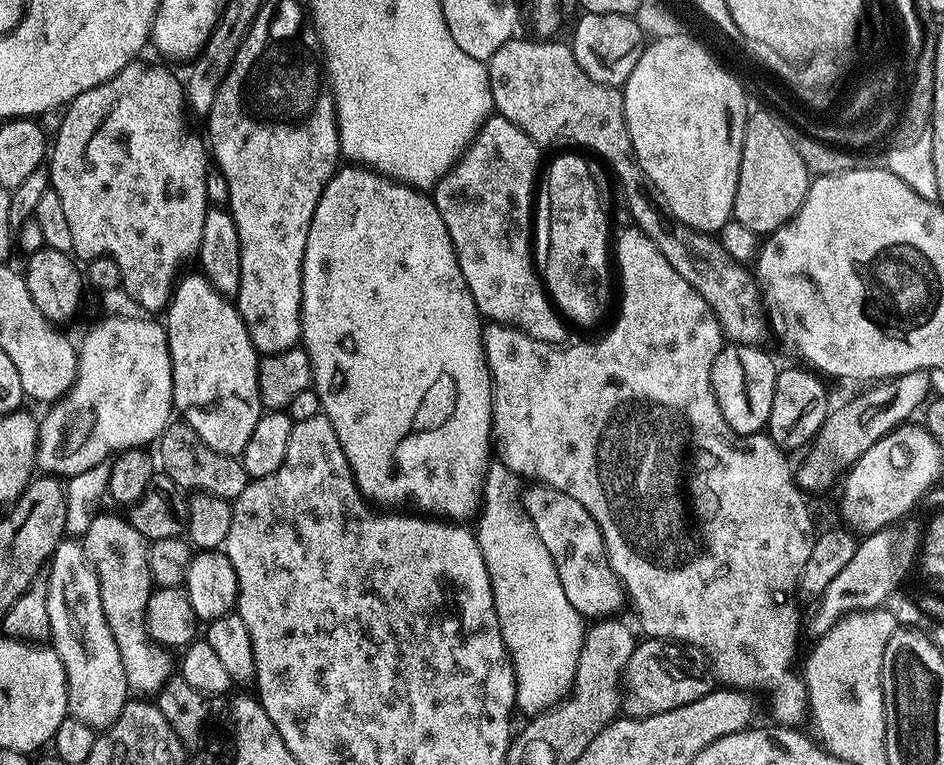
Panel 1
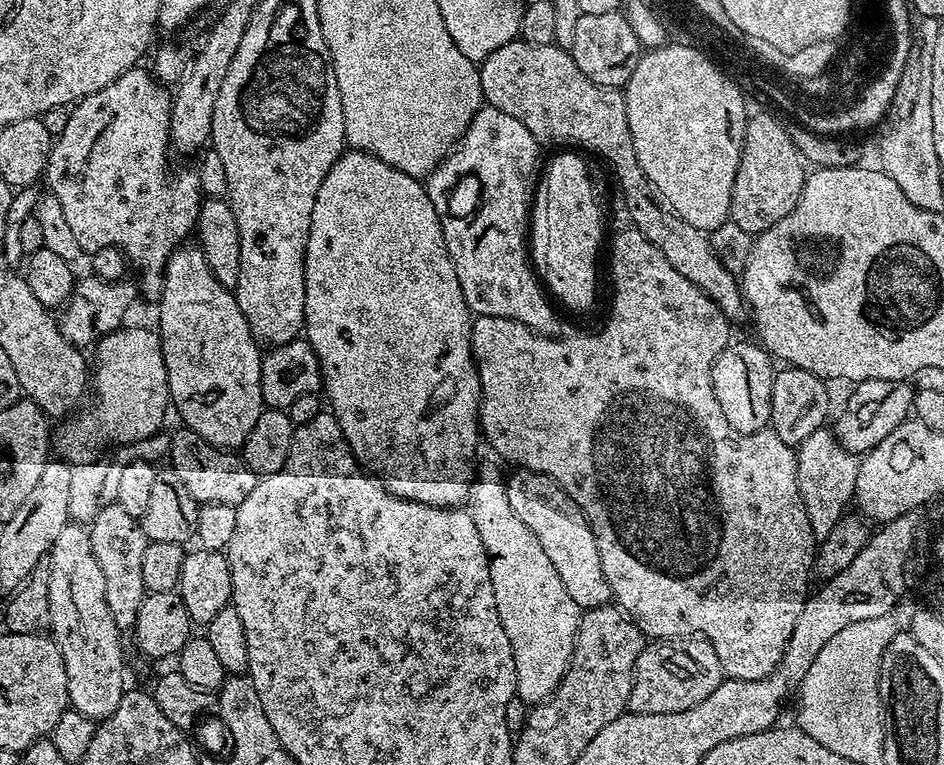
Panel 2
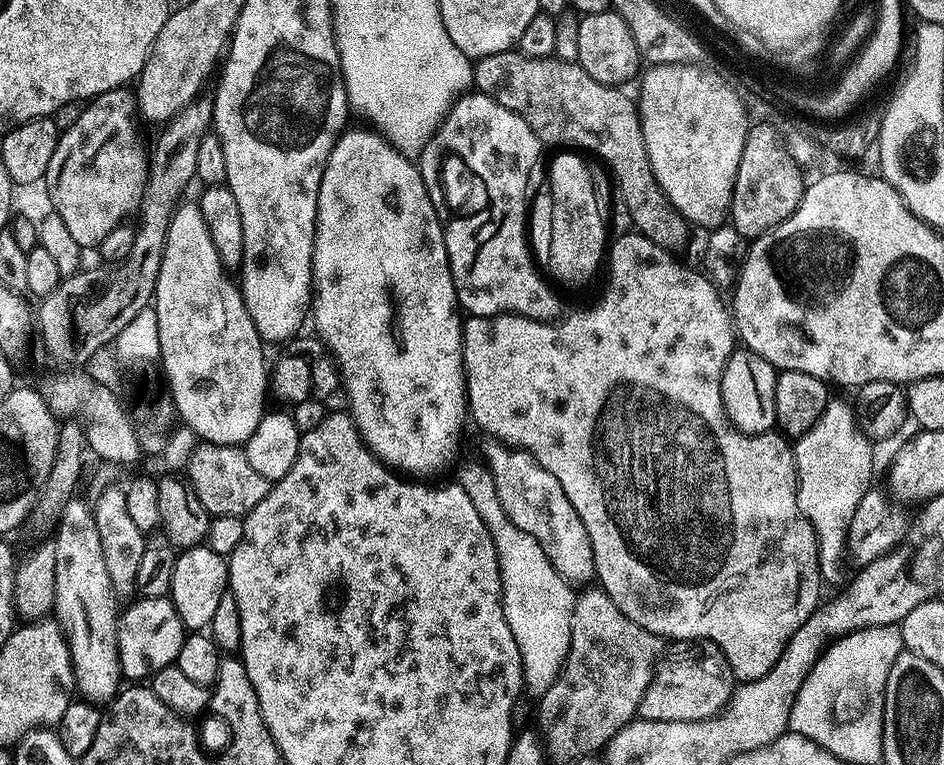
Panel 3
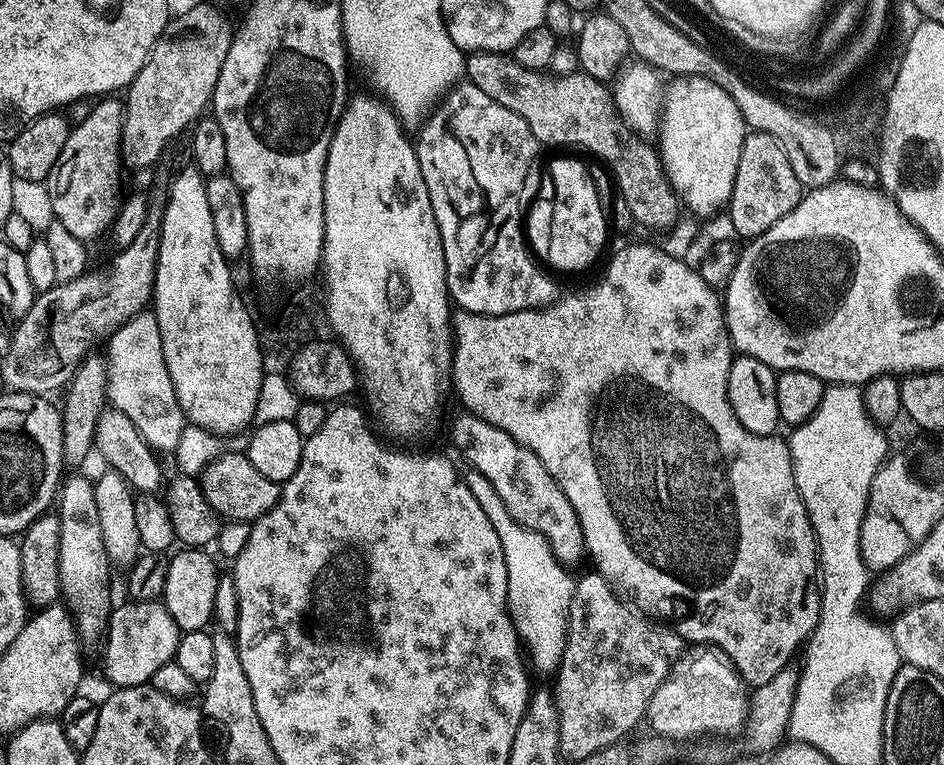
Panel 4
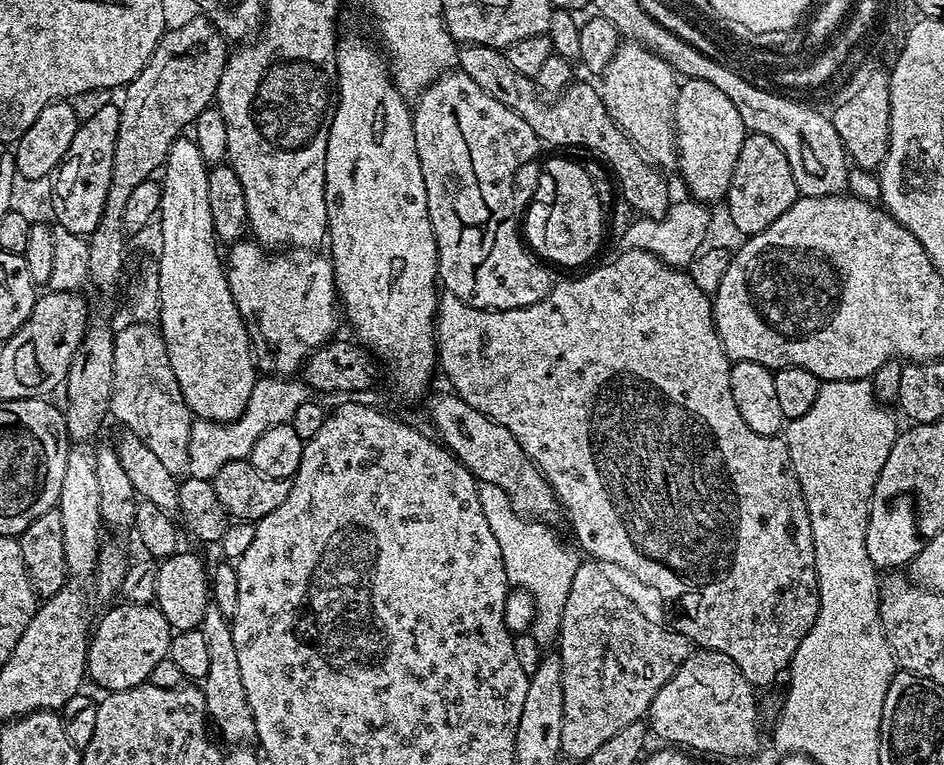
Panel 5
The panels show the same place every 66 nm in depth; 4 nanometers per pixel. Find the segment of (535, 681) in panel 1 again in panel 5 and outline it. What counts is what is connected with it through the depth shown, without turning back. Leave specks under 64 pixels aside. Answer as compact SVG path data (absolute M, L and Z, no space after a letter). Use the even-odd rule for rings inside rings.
M480 484L478 502L482 502L482 514L486 514L486 522L490 522L490 530L494 530L498 546L502 546L502 562L506 566L509 585L521 592L528 592L536 607L530 636L540 644L555 645L560 635L566 598L570 594L570 582L574 582L578 567L577 553L572 553L552 533L553 529L549 525L519 516L502 486Z

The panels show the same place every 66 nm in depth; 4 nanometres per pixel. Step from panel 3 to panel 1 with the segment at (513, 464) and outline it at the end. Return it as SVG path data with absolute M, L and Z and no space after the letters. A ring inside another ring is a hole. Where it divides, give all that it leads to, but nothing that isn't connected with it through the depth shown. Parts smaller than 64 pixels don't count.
M542 483L532 487L536 488L525 493L525 508L534 522L534 530L538 530L538 538L542 538L546 550L550 550L550 558L554 558L554 570L558 570L558 582L562 582L570 606L585 618L615 617L616 611L626 604L626 593L608 561L598 522L570 494Z

